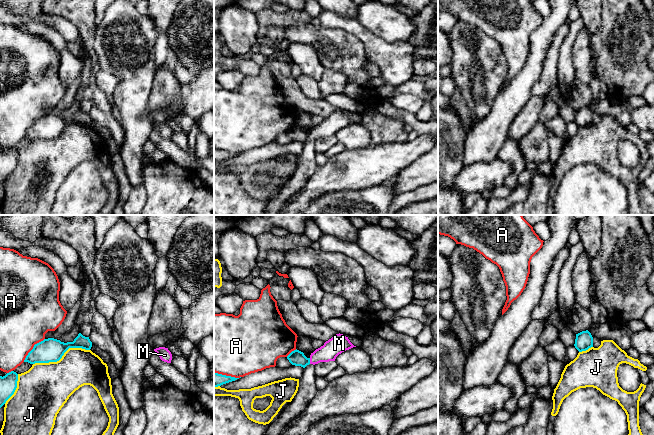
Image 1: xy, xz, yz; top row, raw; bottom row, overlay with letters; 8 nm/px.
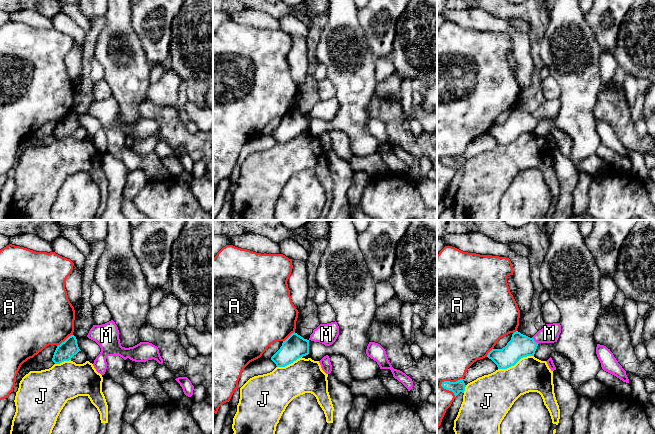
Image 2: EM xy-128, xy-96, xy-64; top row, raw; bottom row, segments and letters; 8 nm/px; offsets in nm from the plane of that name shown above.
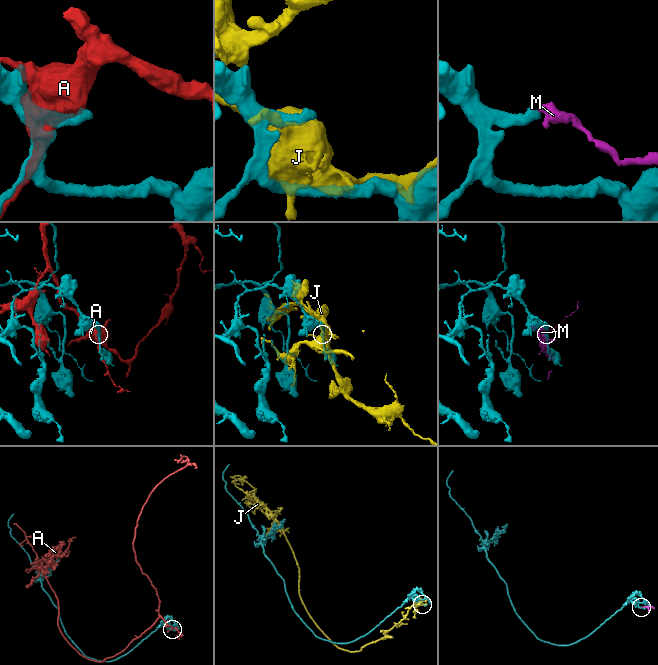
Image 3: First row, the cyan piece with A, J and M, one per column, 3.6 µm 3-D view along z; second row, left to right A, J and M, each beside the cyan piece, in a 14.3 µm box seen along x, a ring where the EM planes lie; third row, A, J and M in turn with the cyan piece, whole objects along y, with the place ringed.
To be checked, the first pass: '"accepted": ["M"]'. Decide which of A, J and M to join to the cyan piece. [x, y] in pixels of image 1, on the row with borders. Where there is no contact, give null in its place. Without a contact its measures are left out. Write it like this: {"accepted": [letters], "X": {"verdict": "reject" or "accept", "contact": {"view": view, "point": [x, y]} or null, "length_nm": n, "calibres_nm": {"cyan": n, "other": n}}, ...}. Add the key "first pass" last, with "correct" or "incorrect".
{"accepted": [], "A": {"verdict": "reject", "contact": {"view": "xy", "point": [33, 348]}, "length_nm": 260, "calibres_nm": {"cyan": 190, "other": 400}}, "J": {"verdict": "reject", "contact": {"view": "xy", "point": [61, 357]}, "length_nm": 480, "calibres_nm": {"cyan": 190, "other": 360}}, "M": {"verdict": "reject", "contact": {"view": "xz", "point": [309, 361]}, "length_nm": 50, "calibres_nm": {"cyan": 120, "other": 150}}, "first pass": "incorrect"}

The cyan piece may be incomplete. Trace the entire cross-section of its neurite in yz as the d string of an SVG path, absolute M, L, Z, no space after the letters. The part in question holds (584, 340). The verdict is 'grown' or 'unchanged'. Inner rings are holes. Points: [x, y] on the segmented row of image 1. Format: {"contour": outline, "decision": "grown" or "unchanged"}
{"contour": "M586 330L576 334L574 346L579 352L586 351L593 347L593 337L591 333Z", "decision": "unchanged"}

